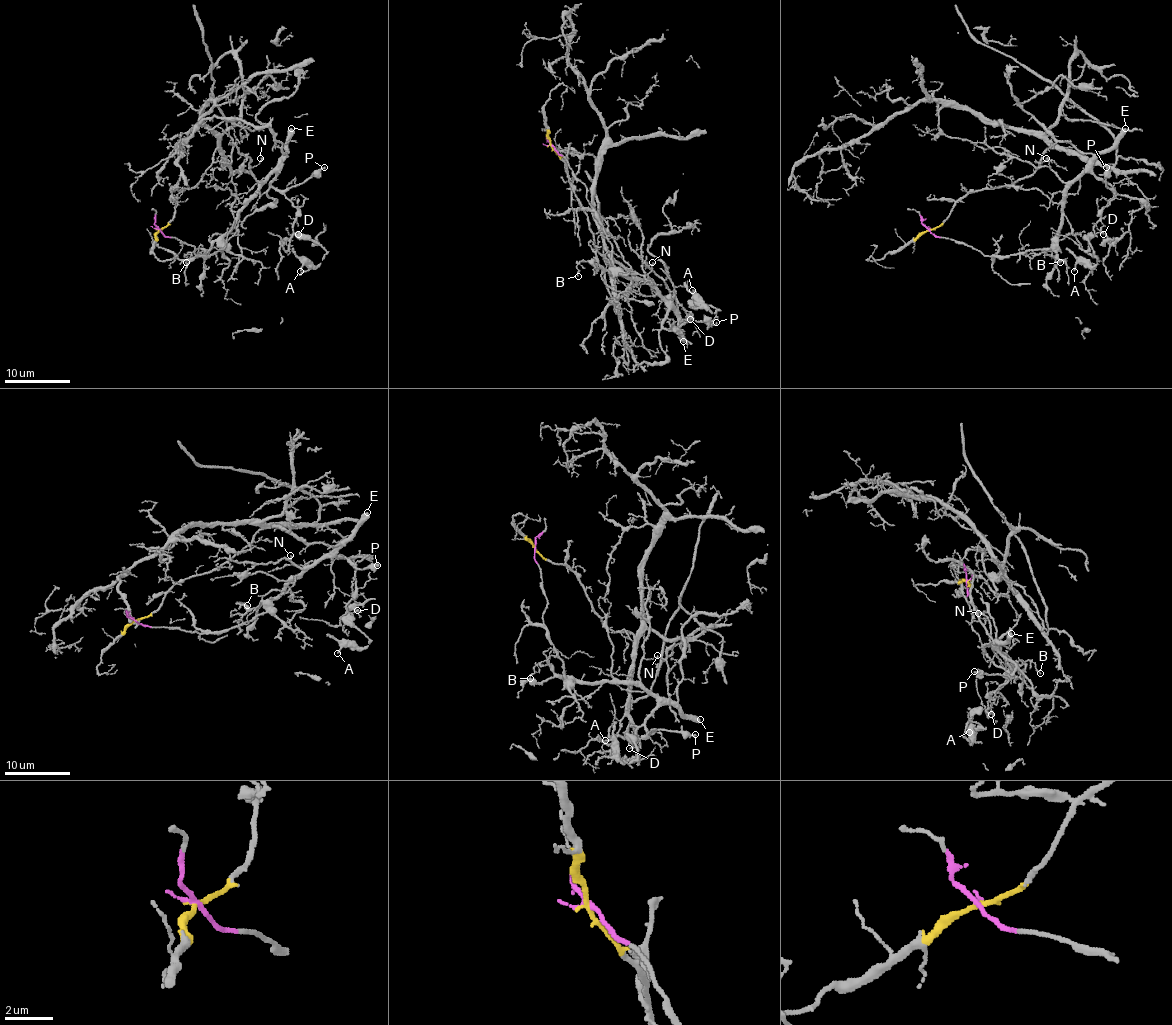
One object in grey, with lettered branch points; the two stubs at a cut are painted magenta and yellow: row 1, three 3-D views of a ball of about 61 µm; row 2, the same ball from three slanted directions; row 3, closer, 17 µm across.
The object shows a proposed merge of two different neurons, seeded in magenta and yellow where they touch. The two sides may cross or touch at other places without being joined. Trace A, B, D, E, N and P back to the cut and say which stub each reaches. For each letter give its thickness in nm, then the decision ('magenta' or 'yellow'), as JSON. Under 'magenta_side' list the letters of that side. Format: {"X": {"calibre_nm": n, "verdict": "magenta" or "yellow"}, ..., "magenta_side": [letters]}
{"A": {"calibre_nm": 180, "verdict": "magenta"}, "B": {"calibre_nm": 140, "verdict": "magenta"}, "D": {"calibre_nm": 200, "verdict": "magenta"}, "E": {"calibre_nm": 550, "verdict": "magenta"}, "N": {"calibre_nm": 120, "verdict": "magenta"}, "P": {"calibre_nm": 150, "verdict": "magenta"}, "magenta_side": ["A", "B", "D", "E", "N", "P"]}

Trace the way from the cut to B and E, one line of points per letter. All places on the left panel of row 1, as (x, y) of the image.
B: (157, 230), (192, 246), (199, 256), (209, 256), (217, 250), (205, 255), (200, 248), (189, 251), (186, 263)
E: (157, 230), (192, 246), (199, 256), (220, 250), (220, 240), (243, 203), (285, 159), (291, 127)

